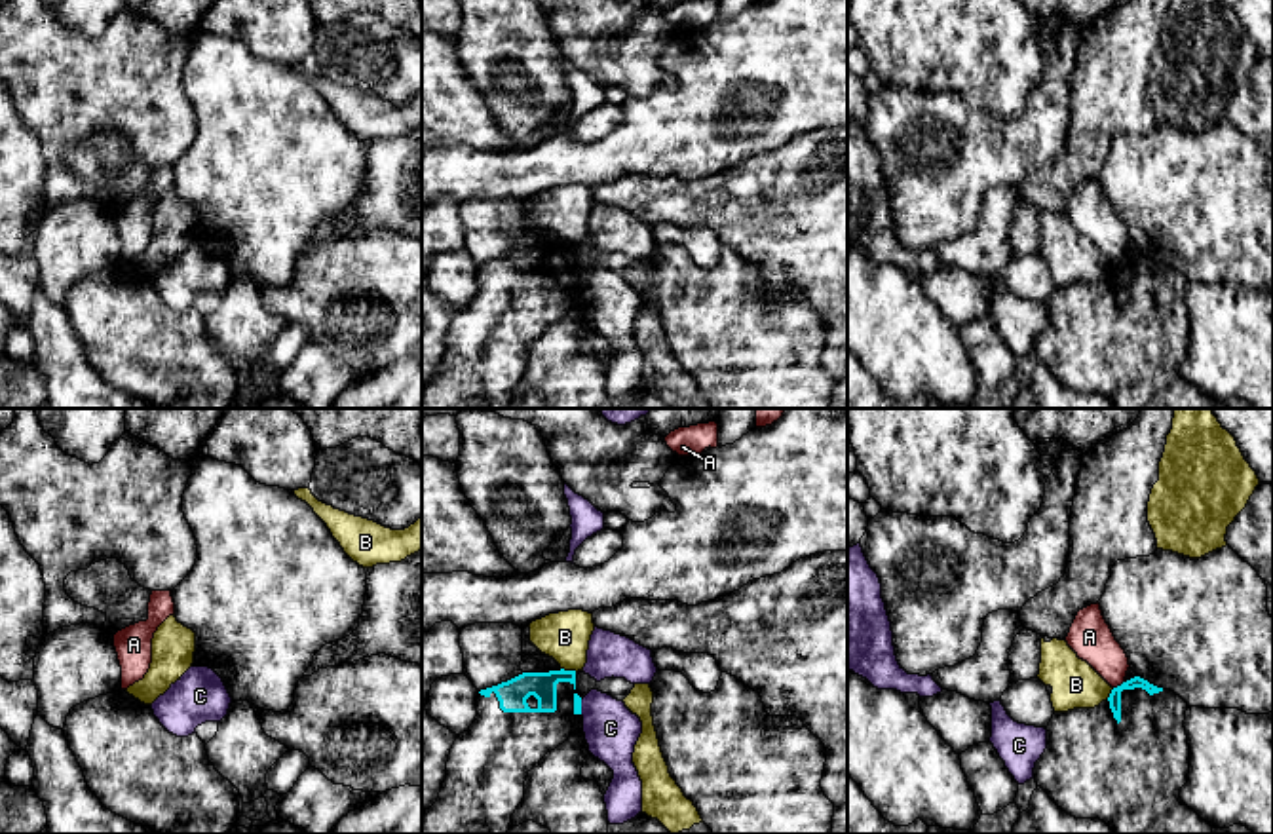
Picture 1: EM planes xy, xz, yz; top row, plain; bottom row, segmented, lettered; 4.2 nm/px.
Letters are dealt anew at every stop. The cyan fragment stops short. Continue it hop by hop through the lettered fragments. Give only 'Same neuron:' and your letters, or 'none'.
Same neuron: none

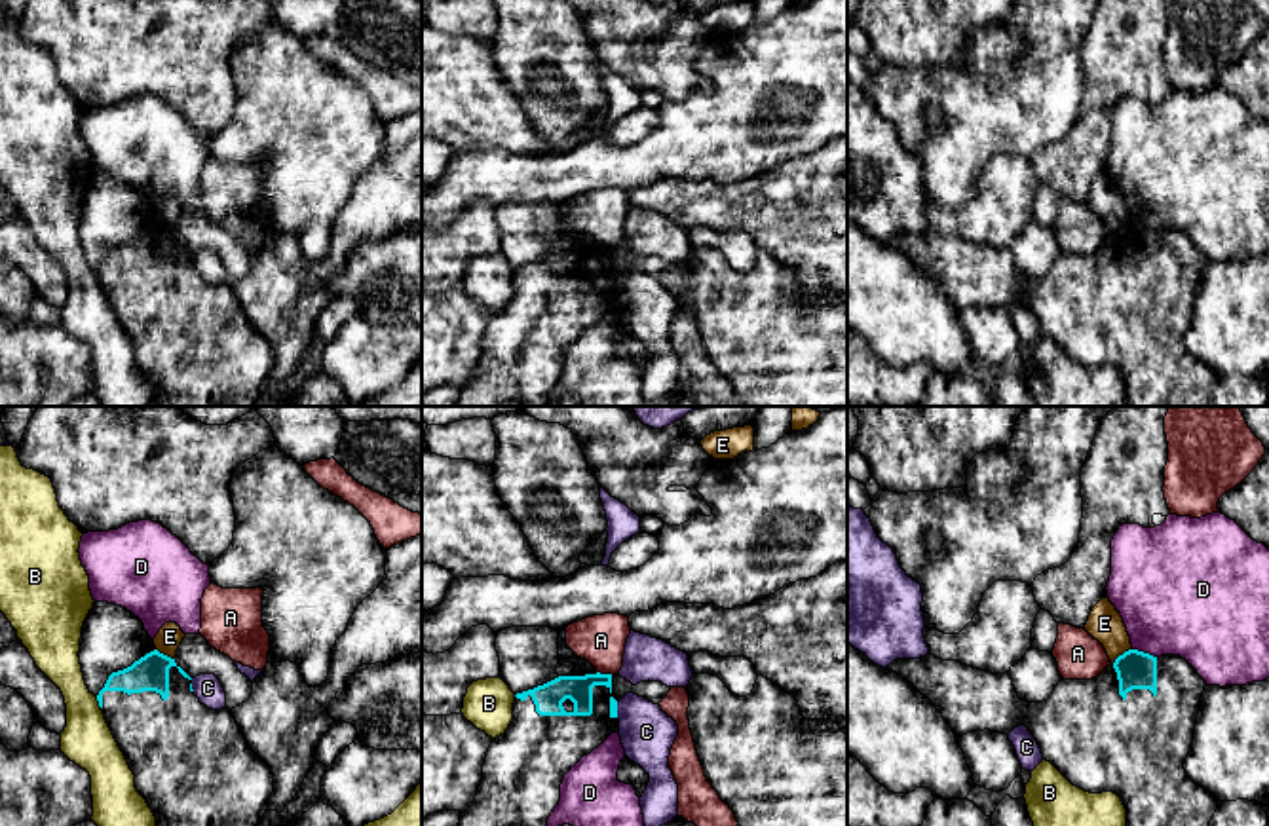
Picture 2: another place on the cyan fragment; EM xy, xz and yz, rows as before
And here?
Same neuron: none

